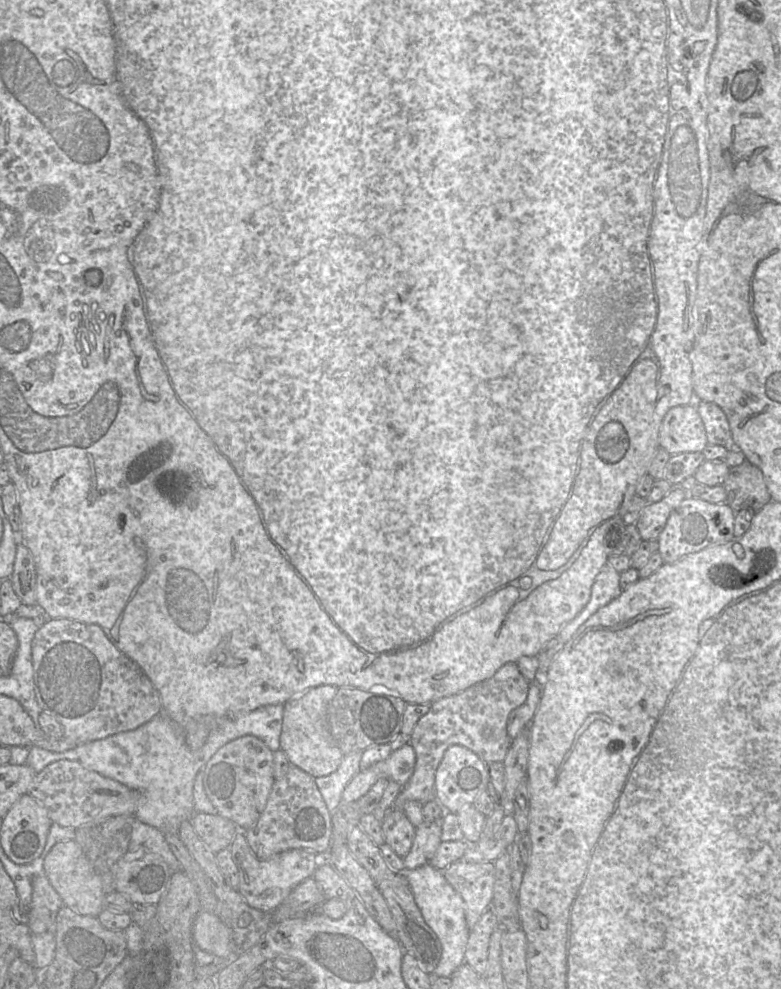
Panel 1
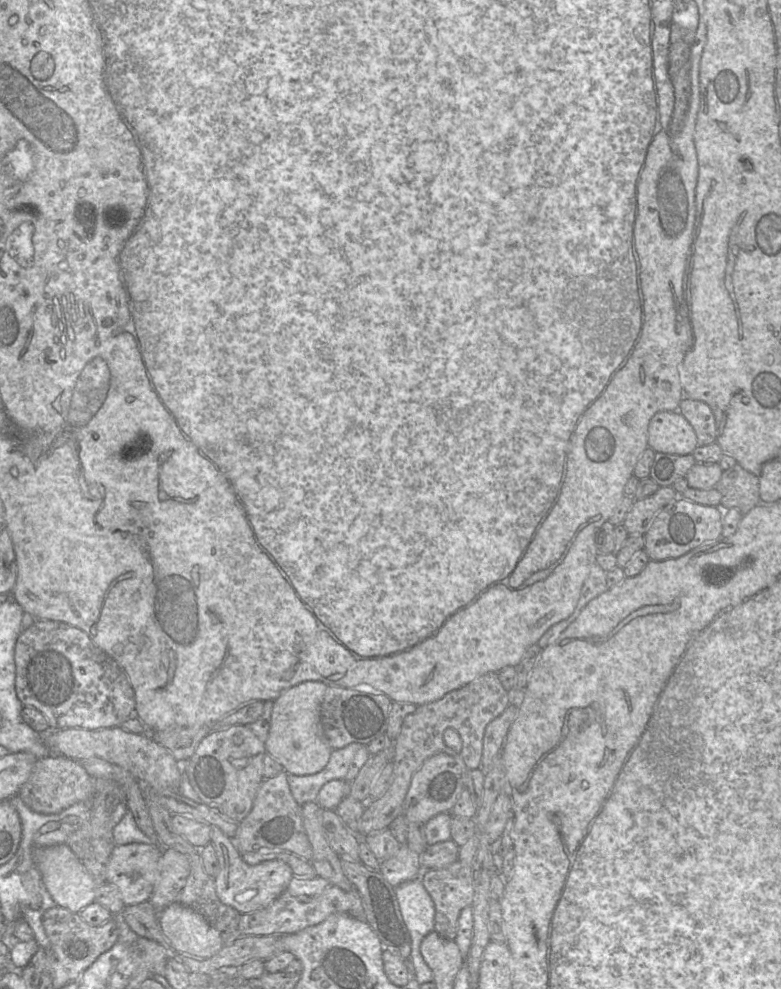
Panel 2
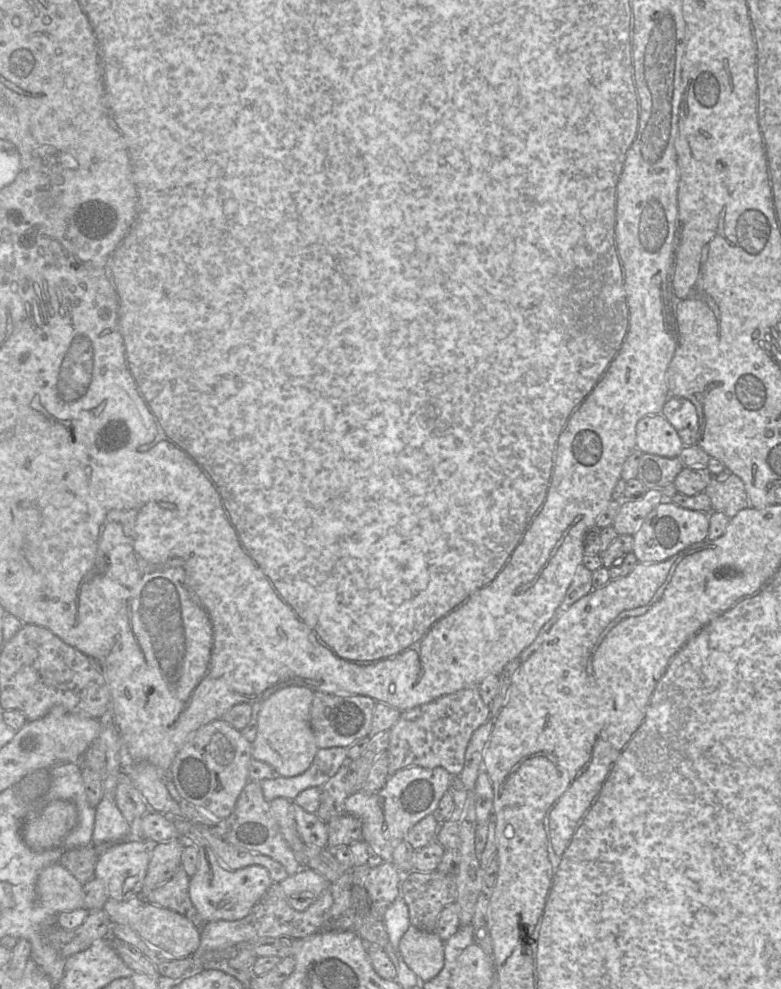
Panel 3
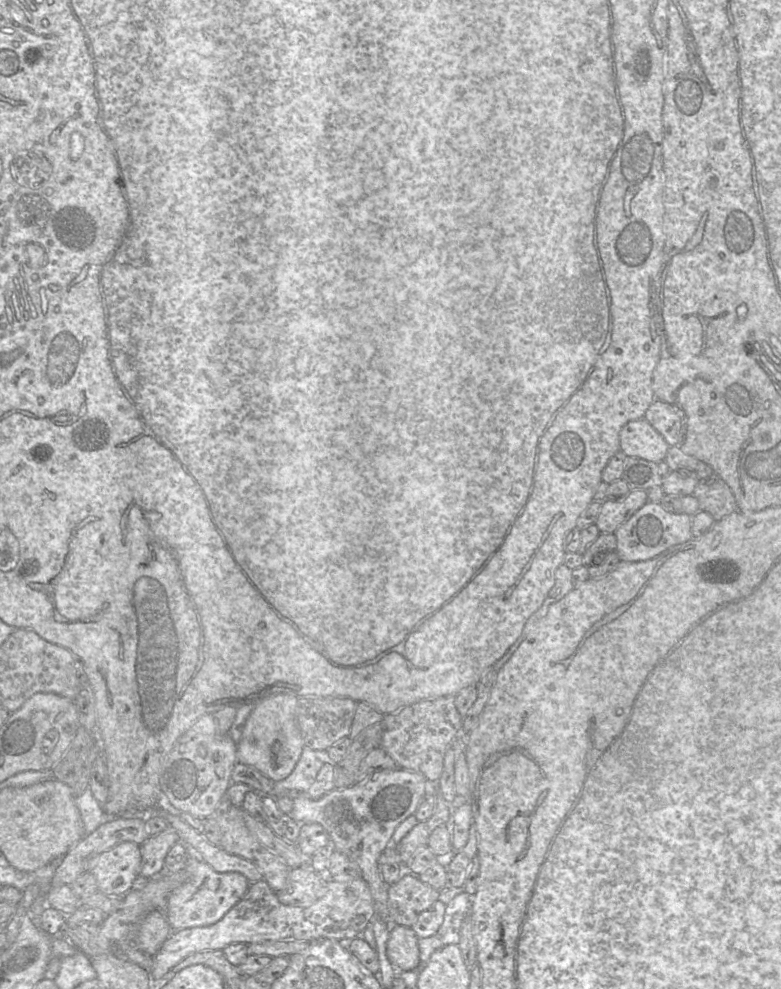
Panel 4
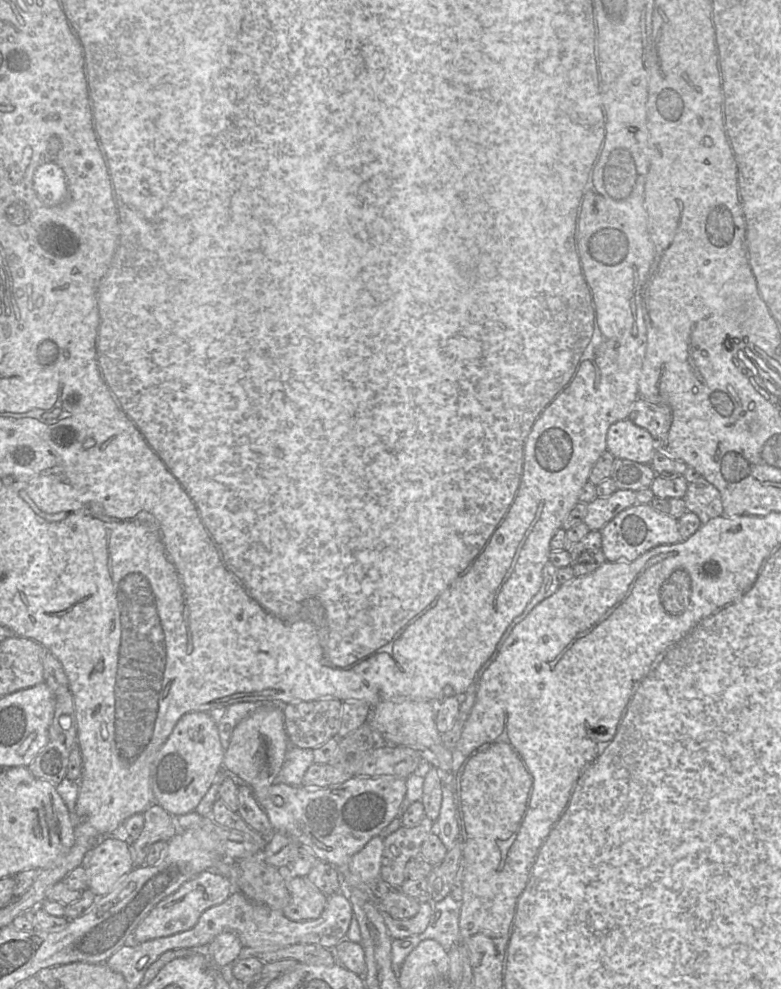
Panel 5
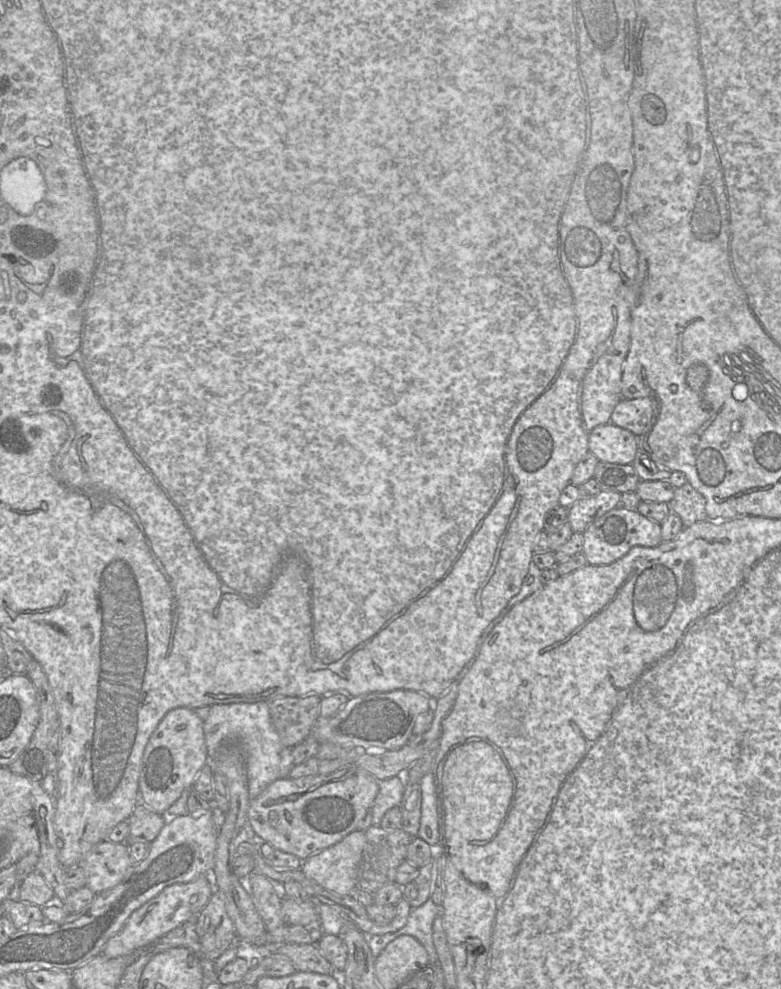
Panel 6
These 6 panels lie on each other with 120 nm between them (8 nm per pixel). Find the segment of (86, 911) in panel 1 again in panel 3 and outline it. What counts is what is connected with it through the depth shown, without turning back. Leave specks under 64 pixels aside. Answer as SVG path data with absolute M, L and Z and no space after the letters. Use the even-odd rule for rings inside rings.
M59 862L42 870L37 881L37 894L46 909L56 914L84 906L83 884Z

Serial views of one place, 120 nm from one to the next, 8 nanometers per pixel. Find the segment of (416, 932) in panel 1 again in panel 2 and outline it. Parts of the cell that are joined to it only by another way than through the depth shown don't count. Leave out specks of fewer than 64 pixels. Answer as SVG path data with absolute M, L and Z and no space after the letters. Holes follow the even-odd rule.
M342 859L342 870L360 897L363 908L362 919L375 932L385 951L400 956L404 962L410 960L411 930L402 916L396 897L396 887L392 886L377 869L364 866L358 861Z

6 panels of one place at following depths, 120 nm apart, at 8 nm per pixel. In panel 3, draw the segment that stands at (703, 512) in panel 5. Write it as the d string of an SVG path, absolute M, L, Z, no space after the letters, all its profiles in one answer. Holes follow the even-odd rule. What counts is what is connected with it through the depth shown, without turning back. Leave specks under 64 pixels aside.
M729 470L712 475L704 492L711 500L711 510L722 512L729 518L748 507L743 481Z

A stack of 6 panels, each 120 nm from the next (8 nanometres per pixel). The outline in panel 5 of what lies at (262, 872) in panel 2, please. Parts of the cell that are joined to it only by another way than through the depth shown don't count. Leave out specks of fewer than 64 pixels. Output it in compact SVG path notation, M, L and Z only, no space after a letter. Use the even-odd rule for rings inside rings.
M212 870L202 871L161 900L134 930L127 945L174 935L193 928L210 907L223 903L235 891L234 882Z

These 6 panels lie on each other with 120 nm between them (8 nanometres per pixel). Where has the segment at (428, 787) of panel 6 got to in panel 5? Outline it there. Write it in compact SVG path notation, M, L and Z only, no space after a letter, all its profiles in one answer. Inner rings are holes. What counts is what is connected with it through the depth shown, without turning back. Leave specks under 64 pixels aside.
M437 771L443 783L443 799L439 815L434 822L432 833L437 835L447 849L456 844L458 832L453 794L453 781L450 772Z

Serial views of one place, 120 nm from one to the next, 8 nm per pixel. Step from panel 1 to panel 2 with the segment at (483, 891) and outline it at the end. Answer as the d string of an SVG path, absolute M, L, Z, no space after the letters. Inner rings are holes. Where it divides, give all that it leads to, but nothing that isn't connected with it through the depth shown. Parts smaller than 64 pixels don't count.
M457 861L442 869L425 870L419 879L435 906L433 932L441 937L454 939L457 934L457 921L460 913L465 908L471 908L472 905L474 895L472 867Z

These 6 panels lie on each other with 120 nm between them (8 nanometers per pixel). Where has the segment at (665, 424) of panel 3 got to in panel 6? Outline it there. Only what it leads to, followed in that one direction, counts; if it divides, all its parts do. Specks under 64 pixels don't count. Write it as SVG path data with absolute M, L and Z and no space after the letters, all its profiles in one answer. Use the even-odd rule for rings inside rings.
M609 422L590 432L588 447L600 462L632 464L638 454L638 436Z

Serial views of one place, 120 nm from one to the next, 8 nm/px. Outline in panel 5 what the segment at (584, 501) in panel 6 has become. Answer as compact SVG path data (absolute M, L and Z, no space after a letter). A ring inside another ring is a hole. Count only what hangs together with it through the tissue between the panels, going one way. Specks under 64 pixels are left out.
M616 490L607 497L596 497L587 504L583 523L590 531L599 531L618 513L636 503L636 492L633 490Z

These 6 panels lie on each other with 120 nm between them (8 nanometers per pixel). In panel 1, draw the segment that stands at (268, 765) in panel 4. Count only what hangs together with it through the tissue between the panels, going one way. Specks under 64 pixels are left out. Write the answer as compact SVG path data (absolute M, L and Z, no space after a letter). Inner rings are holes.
M334 685L317 686L283 704L280 750L287 755L292 765L315 778L335 772L344 756L330 732L327 721L328 706L336 695L337 689Z

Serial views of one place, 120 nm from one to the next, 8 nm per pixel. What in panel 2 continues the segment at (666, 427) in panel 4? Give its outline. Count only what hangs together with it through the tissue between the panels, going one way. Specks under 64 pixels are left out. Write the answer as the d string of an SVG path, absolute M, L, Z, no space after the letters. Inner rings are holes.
M685 398L680 402L678 411L693 427L699 445L716 443L716 421L712 410L706 403Z

